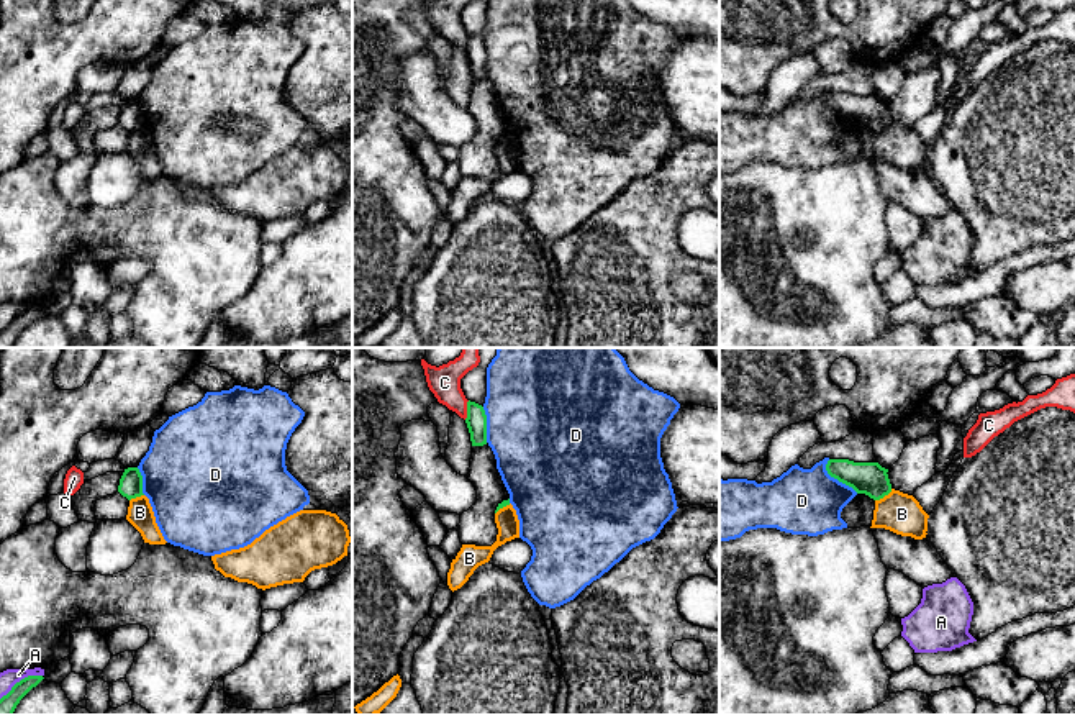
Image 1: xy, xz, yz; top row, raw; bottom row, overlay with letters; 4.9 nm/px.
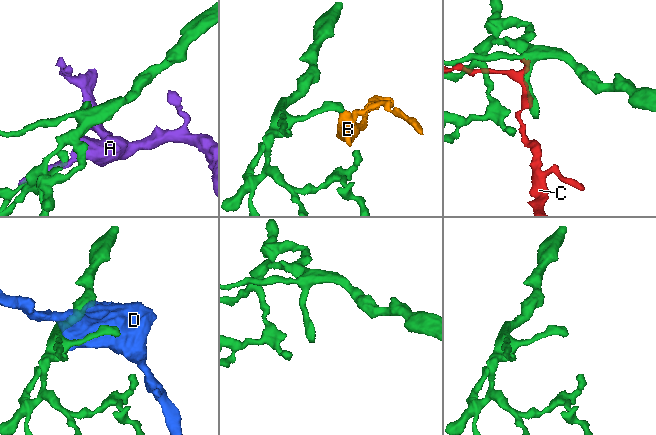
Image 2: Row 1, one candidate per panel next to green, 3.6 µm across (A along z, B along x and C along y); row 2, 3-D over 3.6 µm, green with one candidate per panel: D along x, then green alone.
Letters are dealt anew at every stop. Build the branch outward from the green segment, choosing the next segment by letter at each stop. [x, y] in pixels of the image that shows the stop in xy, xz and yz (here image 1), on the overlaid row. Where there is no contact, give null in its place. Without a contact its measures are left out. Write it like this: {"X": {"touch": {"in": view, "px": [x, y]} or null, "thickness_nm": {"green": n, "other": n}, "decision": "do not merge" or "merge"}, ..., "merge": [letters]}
{"A": {"touch": {"in": "xy", "px": [22, 679]}, "thickness_nm": {"green": 90, "other": 90}, "decision": "do not merge"}, "B": {"touch": {"in": "yz", "px": [884, 496]}, "thickness_nm": {"green": 160, "other": 200}, "decision": "do not merge"}, "C": {"touch": {"in": "xz", "px": [467, 410]}, "thickness_nm": {"green": 100, "other": 160}, "decision": "do not merge"}, "D": {"touch": {"in": "yz", "px": [836, 478]}, "thickness_nm": {"green": 160, "other": 320}, "decision": "do not merge"}, "merge": []}

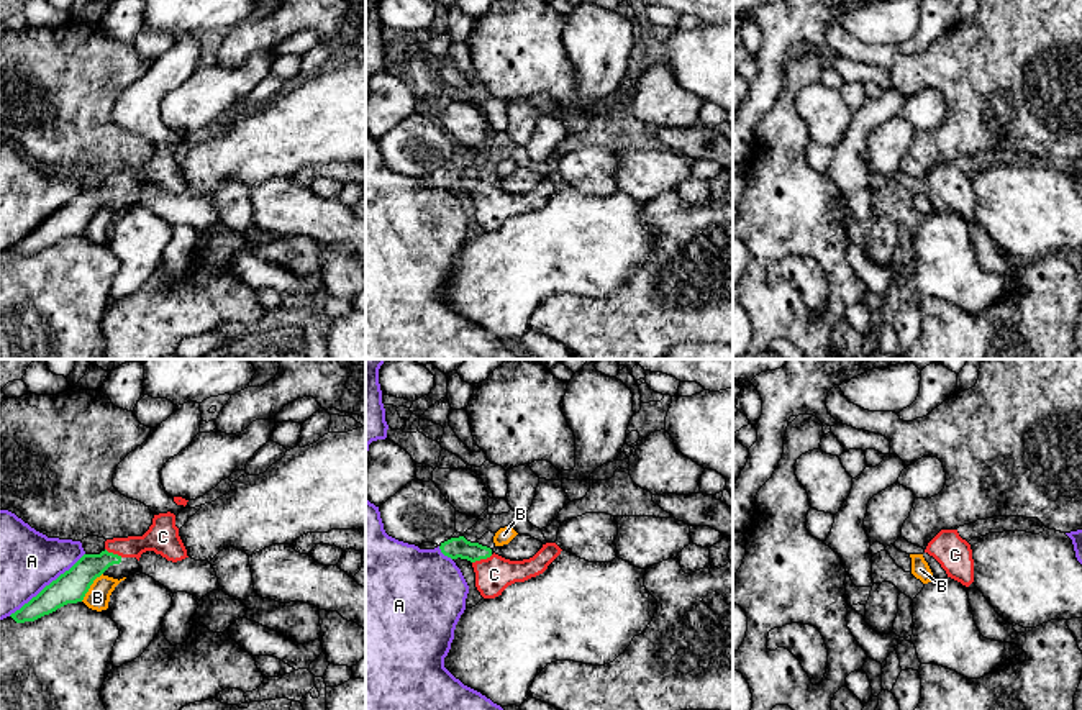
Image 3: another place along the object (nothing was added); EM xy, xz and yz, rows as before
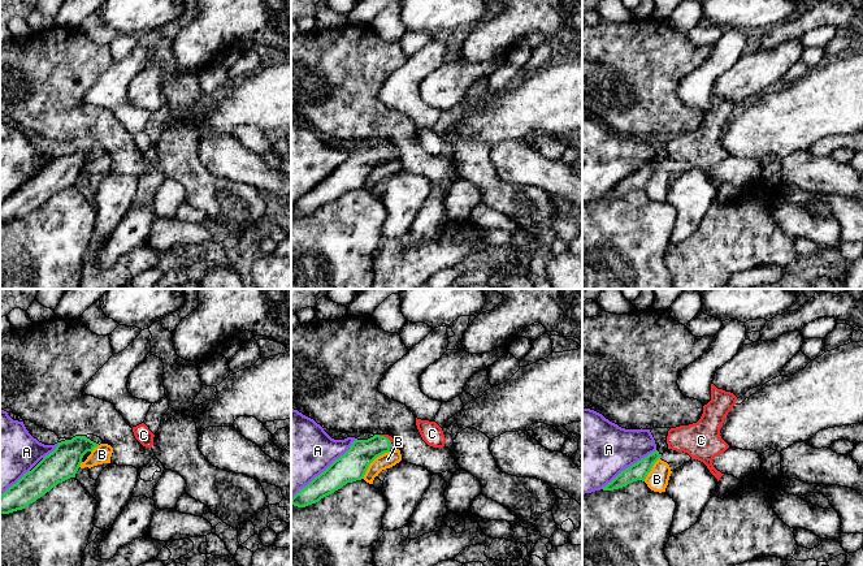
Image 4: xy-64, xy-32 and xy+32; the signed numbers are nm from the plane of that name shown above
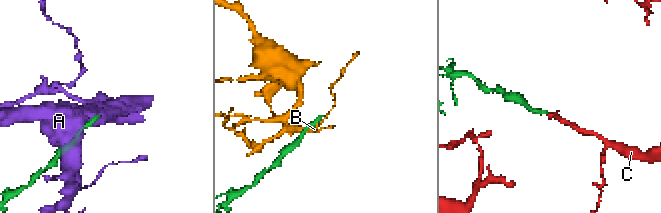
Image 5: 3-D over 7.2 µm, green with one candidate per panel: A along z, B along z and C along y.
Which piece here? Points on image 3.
{"A": {"touch": {"in": "xy", "px": [46, 586]}, "thickness_nm": {"green": 160, "other": 280}, "decision": "do not merge"}, "B": {"touch": {"in": "xy", "px": [89, 587]}, "thickness_nm": {"green": 160, "other": 120}, "decision": "do not merge"}, "C": {"touch": {"in": "xz", "px": [482, 558]}, "thickness_nm": {"green": 100, "other": 180}, "decision": "merge"}, "merge": ["C"]}

